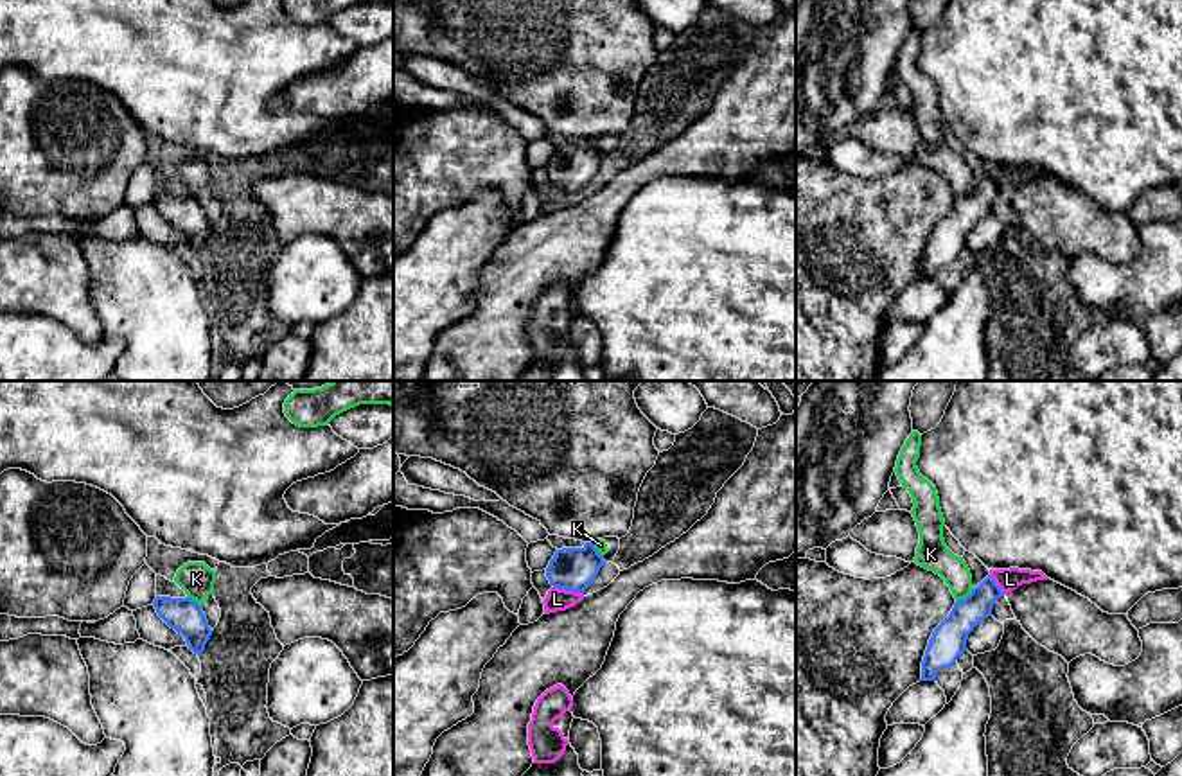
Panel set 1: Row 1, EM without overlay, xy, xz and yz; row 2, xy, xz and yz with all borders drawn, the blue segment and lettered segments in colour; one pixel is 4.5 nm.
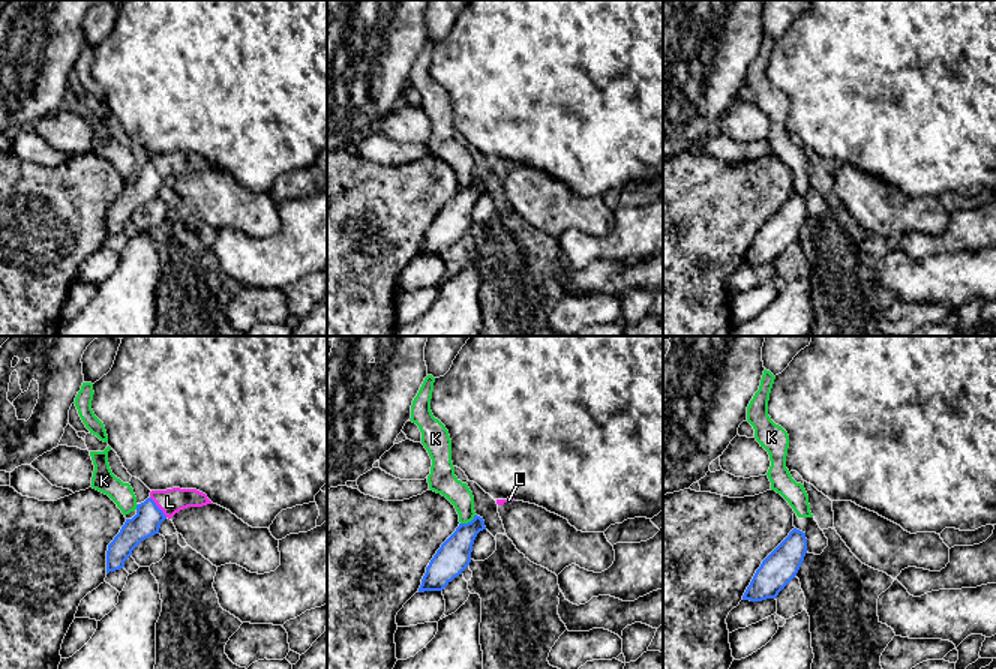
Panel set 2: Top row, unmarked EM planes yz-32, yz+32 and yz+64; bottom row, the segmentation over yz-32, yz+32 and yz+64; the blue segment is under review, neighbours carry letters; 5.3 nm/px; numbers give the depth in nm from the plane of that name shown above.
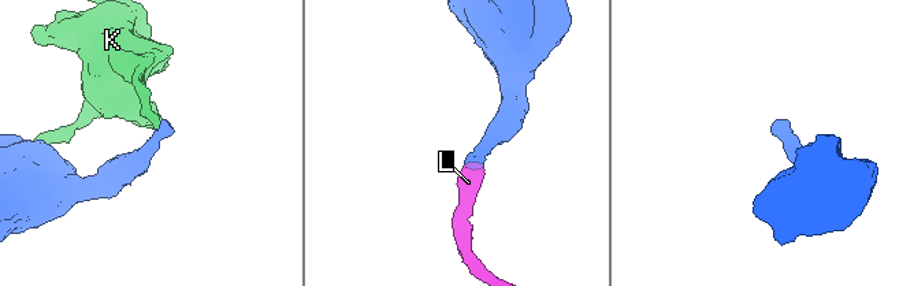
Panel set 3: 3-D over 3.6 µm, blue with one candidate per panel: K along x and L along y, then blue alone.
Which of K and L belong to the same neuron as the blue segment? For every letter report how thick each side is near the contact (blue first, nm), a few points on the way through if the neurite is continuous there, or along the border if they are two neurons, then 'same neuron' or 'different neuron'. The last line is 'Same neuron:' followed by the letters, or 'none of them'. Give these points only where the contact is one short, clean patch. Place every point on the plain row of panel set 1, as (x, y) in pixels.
K: calibres 160 and 140 nm; border yz (974, 185), (956, 200); different neuron
L: calibres 190 and 100 nm; way xz (572, 166), (568, 187), (557, 196); same neuron
Same neuron: L

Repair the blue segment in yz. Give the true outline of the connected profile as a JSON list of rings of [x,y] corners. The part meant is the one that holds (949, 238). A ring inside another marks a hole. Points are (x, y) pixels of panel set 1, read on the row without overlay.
[[[1019,165],[990,167],[990,172],[965,198],[956,199],[950,212],[934,226],[922,259],[922,278],[936,278],[939,268],[957,259],[966,248],[968,232],[992,214],[997,196],[1036,178],[1047,174],[1042,169]]]

